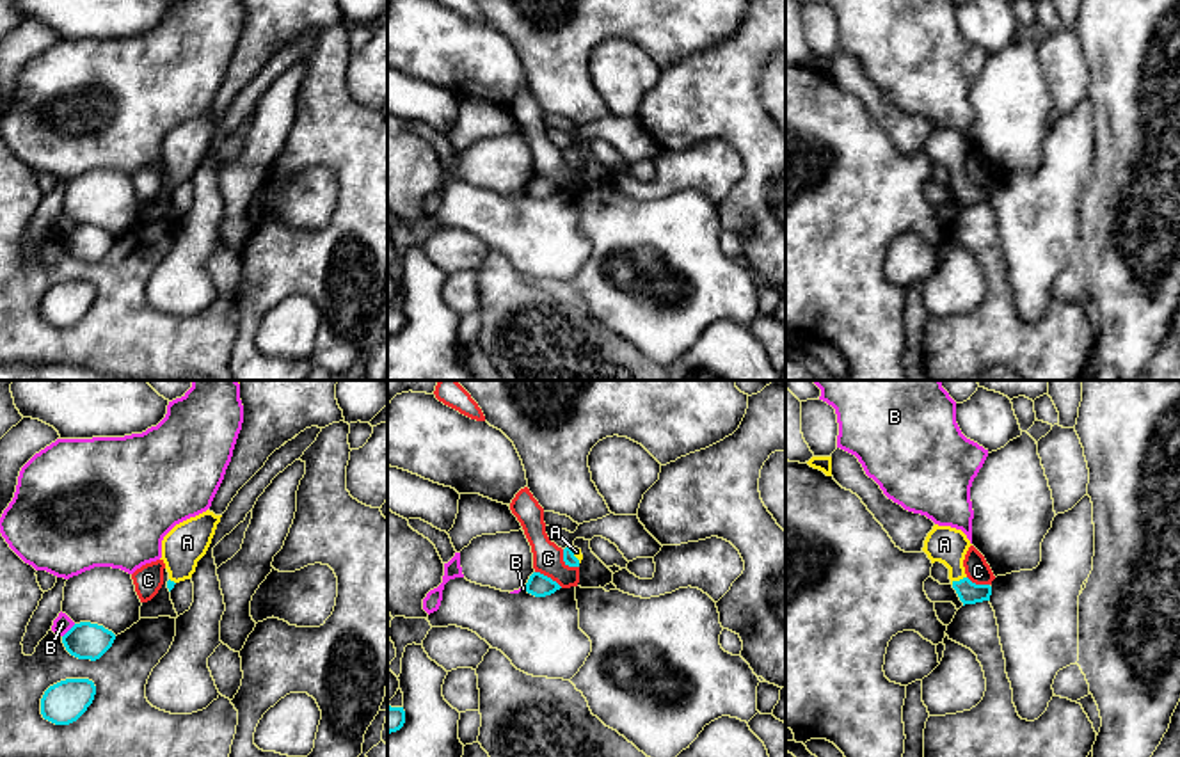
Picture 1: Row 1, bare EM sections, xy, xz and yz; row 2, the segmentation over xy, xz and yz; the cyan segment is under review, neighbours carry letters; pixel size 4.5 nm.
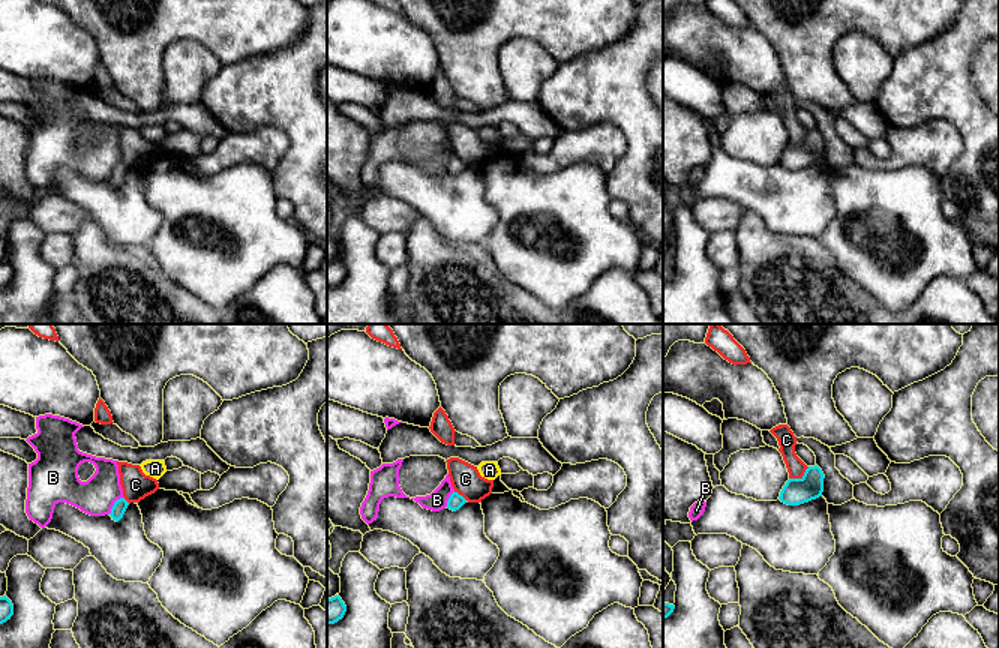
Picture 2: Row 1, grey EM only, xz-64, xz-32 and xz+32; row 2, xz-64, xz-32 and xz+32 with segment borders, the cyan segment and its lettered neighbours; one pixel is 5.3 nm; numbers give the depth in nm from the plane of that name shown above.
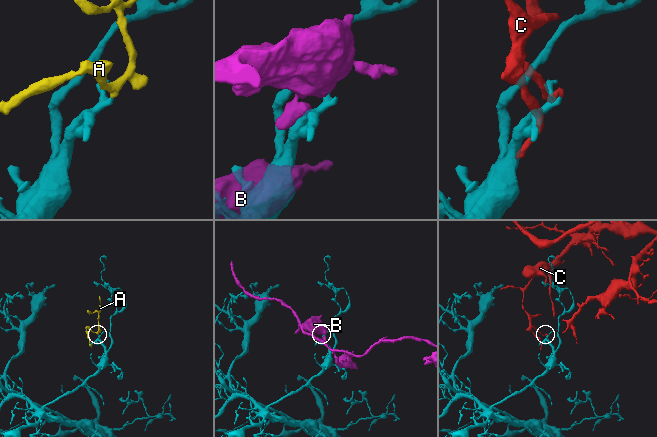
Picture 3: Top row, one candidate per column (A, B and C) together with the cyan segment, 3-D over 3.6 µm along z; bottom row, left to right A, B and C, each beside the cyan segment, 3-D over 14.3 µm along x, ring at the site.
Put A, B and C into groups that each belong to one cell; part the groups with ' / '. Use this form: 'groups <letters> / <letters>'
groups A / B / C

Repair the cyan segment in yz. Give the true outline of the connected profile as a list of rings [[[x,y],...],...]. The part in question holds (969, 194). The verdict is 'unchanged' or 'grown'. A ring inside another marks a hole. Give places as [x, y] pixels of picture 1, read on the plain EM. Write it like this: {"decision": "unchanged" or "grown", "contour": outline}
{"decision": "grown", "contour": [[[935,126],[922,149],[931,165],[940,163],[949,171],[951,187],[963,208],[990,203],[992,197],[990,187],[976,187],[965,176],[963,162],[970,147],[961,131]]]}

